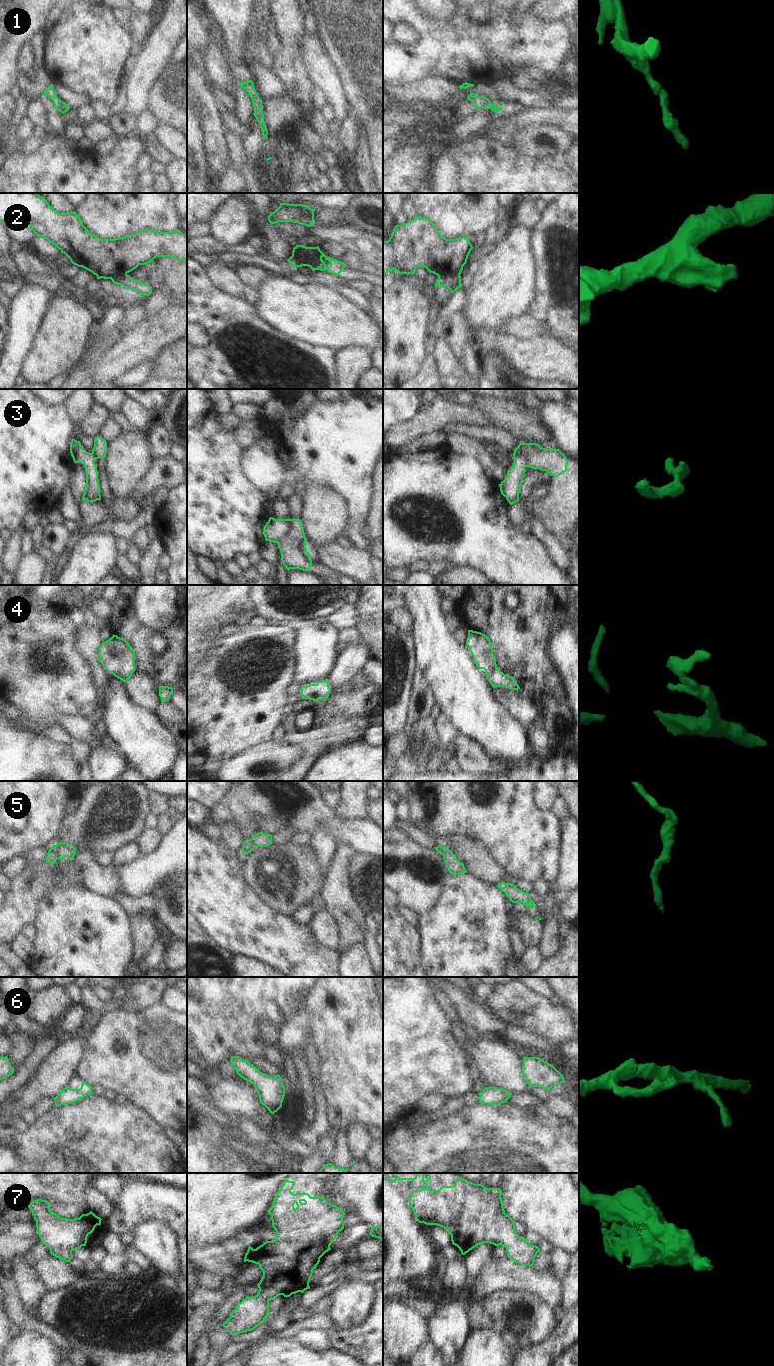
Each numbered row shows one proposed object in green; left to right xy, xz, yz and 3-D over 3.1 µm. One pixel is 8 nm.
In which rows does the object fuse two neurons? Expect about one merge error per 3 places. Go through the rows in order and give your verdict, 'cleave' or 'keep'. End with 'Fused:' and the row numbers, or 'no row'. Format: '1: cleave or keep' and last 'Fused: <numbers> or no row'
1: keep
2: cleave
3: cleave
4: keep
5: cleave
6: keep
7: keep
Fused: 2, 3, 5

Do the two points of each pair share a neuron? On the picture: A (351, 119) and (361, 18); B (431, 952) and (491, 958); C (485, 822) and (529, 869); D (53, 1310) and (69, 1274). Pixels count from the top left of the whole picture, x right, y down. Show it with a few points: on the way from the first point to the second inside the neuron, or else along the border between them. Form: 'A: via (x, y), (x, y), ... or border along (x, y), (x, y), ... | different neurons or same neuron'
A: border along (350, 107), (360, 122) | different neurons
B: via (446, 952), (465, 952), (471, 958), (476, 958) | same neuron
C: via (497, 834), (520, 857) | same neuron
D: border along (81, 1276), (66, 1287), (48, 1292) | different neurons

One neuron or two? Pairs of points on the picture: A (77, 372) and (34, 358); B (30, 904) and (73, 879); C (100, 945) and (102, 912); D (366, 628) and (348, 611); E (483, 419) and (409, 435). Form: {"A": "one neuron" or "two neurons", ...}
{"A": "two neurons", "B": "one neuron", "C": "one neuron", "D": "two neurons", "E": "one neuron"}

